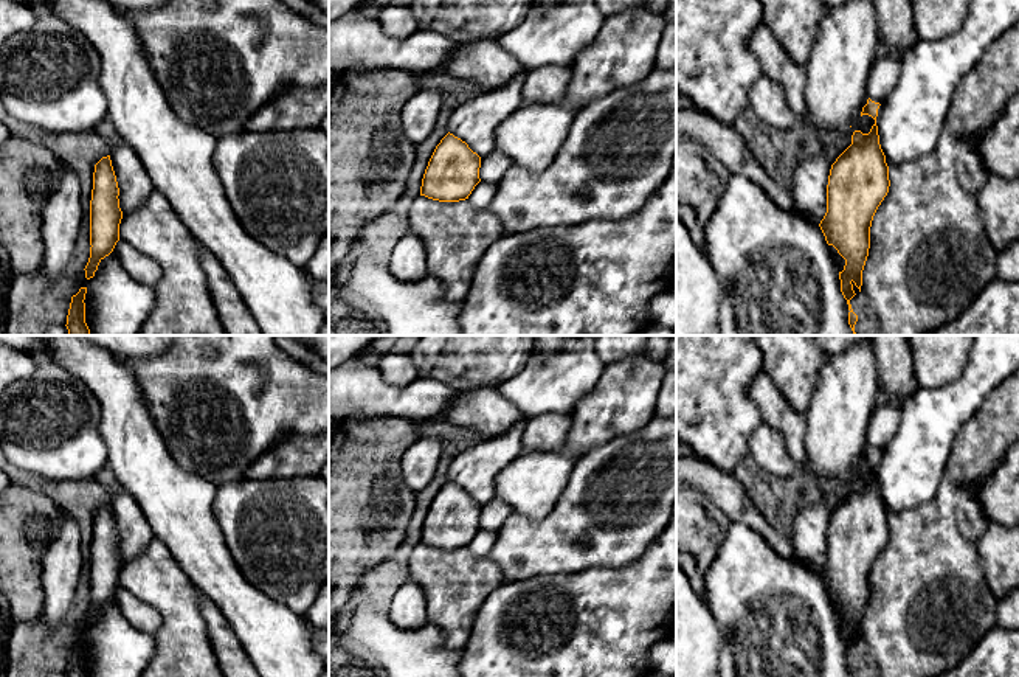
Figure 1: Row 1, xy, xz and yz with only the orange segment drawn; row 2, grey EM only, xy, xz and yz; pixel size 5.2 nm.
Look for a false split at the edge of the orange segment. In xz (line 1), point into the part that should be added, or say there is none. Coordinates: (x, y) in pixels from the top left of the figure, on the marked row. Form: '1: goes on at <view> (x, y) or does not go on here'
1: does not go on here

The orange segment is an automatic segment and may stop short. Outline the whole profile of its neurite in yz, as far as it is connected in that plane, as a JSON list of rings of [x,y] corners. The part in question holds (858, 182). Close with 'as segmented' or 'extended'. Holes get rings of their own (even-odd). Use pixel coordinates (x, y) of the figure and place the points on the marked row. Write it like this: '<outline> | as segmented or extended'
[[[867,99],[861,116],[875,120],[869,134],[855,130],[851,144],[831,165],[827,185],[827,213],[819,227],[828,245],[845,259],[839,272],[841,292],[848,304],[848,325],[855,332],[858,315],[850,300],[861,292],[862,270],[870,248],[873,216],[889,193],[889,166],[879,144],[876,116],[879,102]]] | as segmented

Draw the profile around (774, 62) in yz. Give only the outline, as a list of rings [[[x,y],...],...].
[[[765,23],[749,37],[748,47],[757,57],[762,75],[782,87],[789,110],[796,118],[803,120],[808,110],[805,101],[807,65],[796,64]]]

